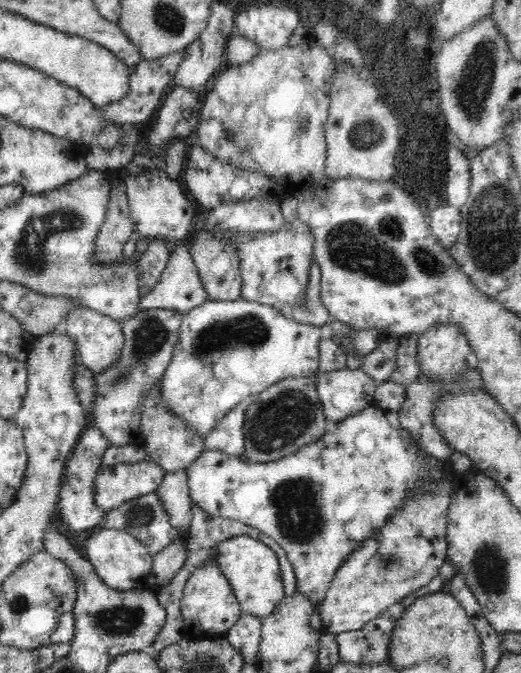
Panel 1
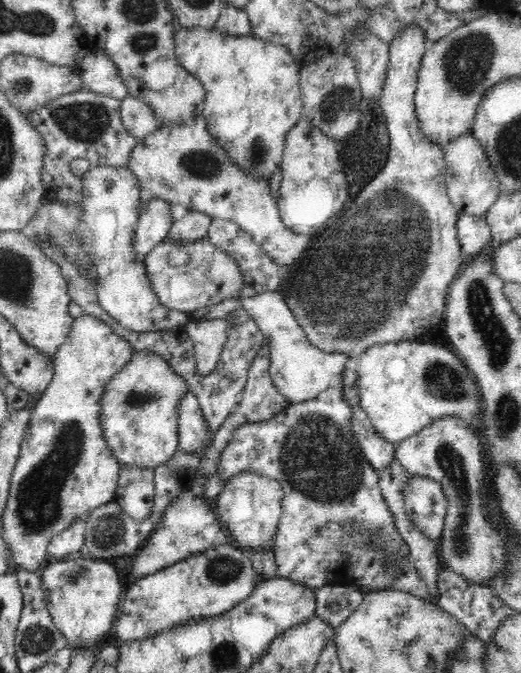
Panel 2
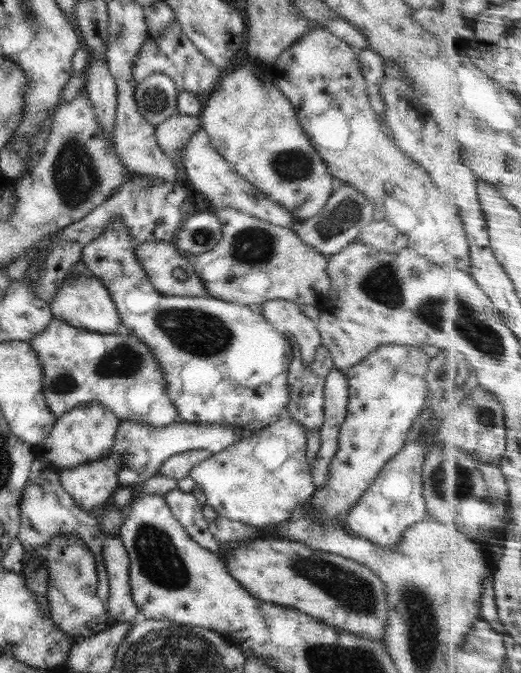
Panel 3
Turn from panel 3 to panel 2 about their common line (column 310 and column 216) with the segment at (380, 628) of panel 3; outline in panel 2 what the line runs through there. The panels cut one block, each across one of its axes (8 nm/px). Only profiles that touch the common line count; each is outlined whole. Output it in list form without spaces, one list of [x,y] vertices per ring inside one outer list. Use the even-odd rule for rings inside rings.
[[[234,543],[220,545],[216,549],[196,553],[189,558],[181,559],[169,568],[164,568],[142,576],[125,589],[125,600],[122,609],[114,621],[115,634],[121,642],[154,638],[165,630],[179,627],[191,620],[220,616],[234,608],[241,600],[246,600],[258,584],[259,576],[250,558],[242,553]]]

